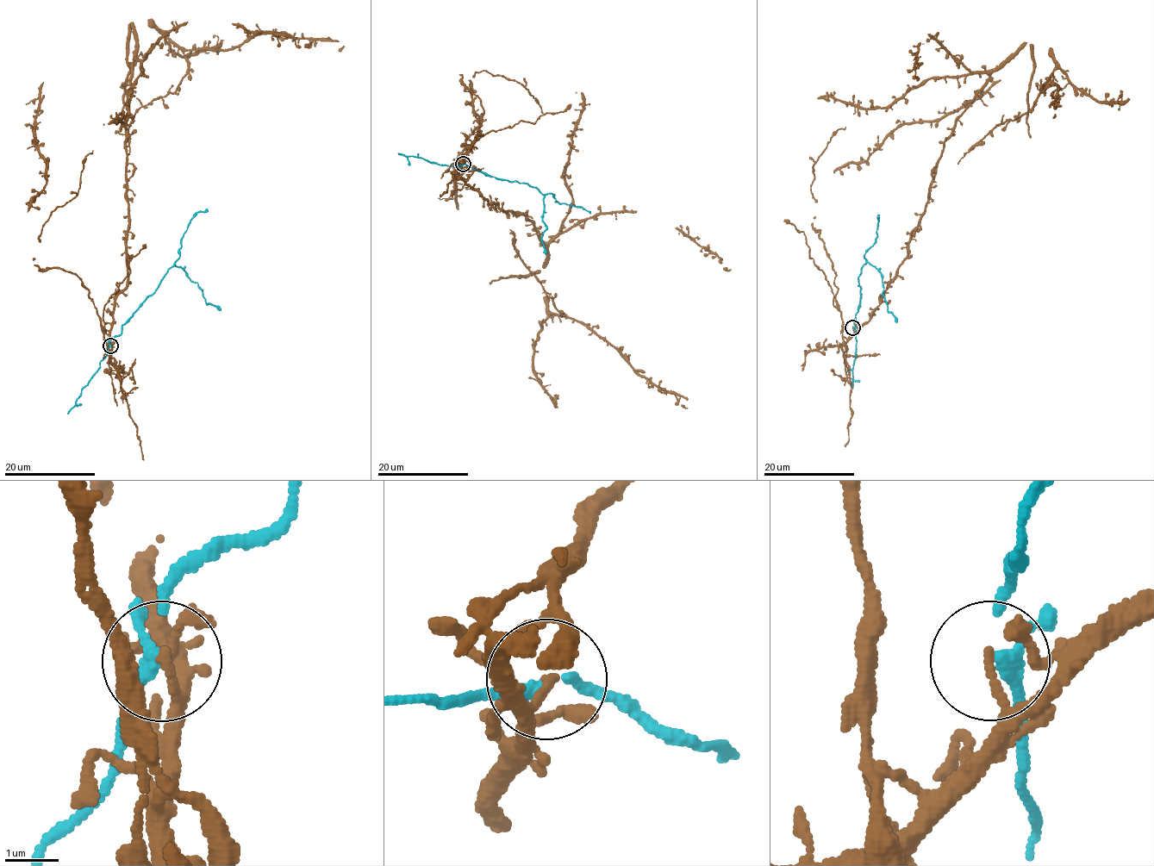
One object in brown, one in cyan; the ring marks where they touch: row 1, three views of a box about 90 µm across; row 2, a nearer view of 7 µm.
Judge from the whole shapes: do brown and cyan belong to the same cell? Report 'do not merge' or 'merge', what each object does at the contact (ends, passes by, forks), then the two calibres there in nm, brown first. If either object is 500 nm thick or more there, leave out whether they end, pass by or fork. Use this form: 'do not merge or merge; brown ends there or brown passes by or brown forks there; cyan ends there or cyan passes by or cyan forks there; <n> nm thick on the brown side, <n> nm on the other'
do not merge; brown ends there; cyan passes by; 160 nm thick on the brown side, 200 nm on the other

